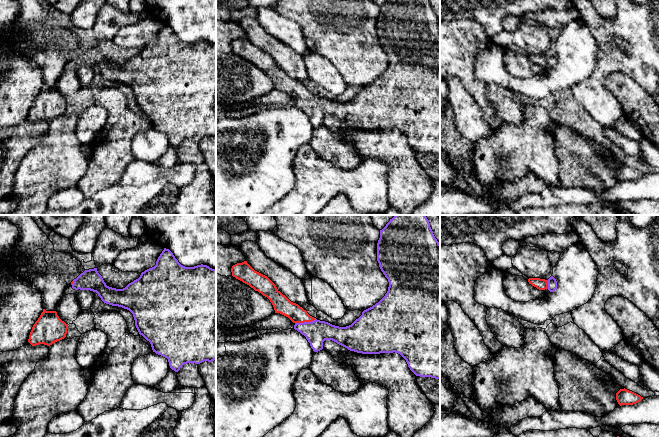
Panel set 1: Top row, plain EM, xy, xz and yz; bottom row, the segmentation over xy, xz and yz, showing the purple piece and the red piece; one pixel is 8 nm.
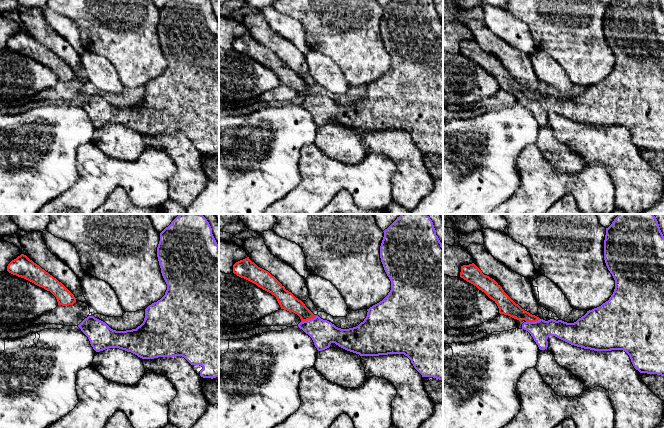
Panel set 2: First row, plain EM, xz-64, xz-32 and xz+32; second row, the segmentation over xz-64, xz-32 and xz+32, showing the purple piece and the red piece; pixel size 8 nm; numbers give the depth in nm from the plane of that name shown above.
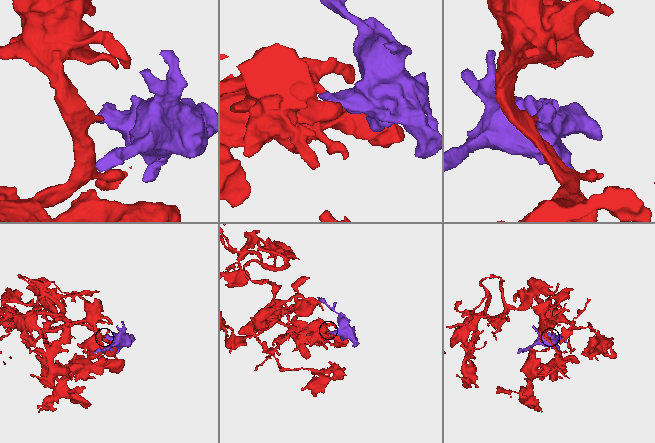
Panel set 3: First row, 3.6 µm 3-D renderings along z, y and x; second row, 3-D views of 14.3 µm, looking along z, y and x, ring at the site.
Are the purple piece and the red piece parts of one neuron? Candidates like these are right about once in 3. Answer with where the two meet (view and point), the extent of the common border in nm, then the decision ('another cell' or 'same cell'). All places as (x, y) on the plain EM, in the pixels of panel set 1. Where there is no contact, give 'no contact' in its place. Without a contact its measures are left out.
meets purple in xz at (305, 98); contact 180 nm long; same cell

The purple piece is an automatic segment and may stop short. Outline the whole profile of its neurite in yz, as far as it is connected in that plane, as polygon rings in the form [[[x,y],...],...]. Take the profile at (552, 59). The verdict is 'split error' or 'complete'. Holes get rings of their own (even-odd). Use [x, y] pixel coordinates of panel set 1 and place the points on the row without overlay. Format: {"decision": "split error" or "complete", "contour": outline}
{"decision": "split error", "contour": [[[551,52],[548,56],[529,54],[528,58],[539,66],[548,65],[550,68],[554,68],[557,65],[557,57],[553,52]]]}

